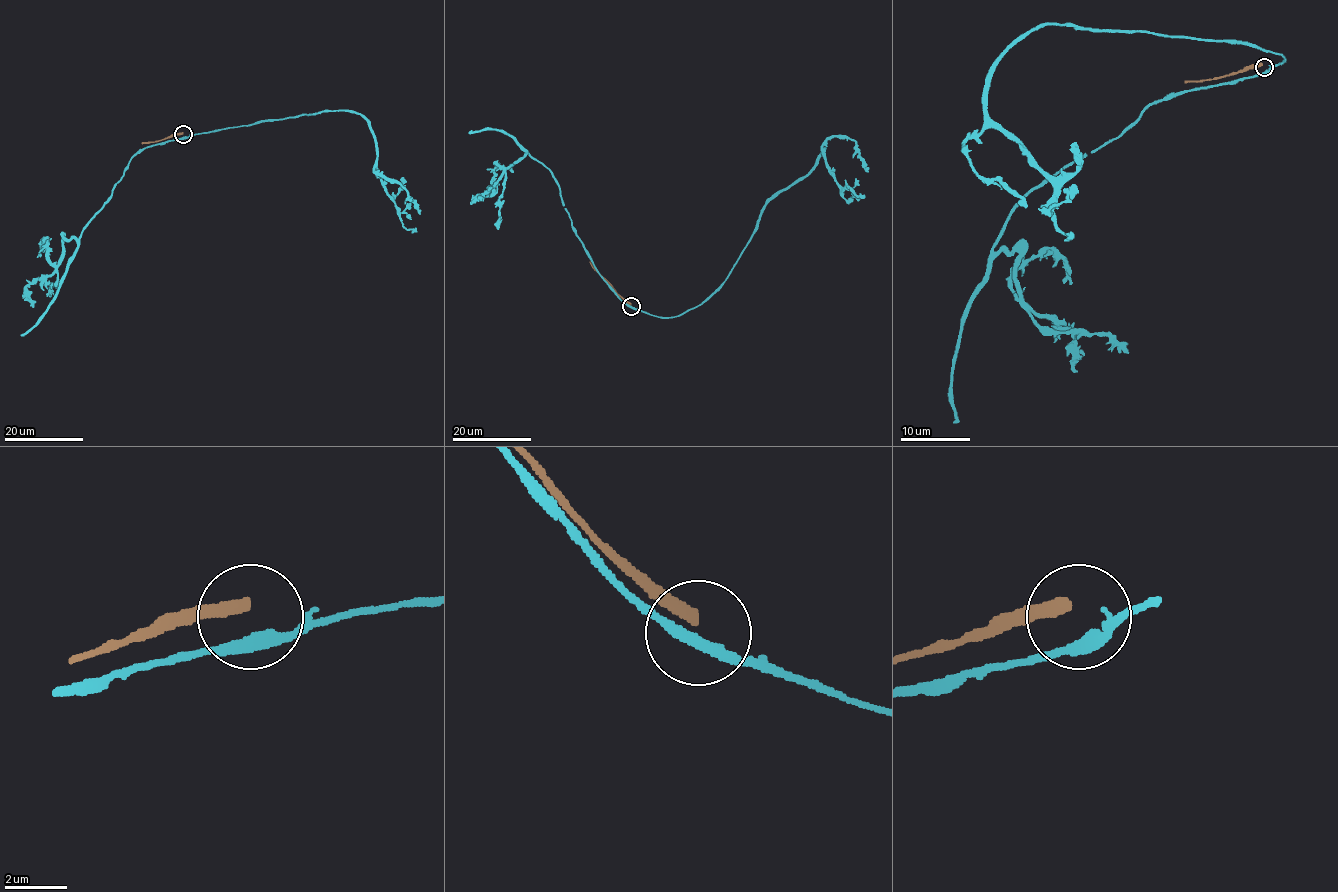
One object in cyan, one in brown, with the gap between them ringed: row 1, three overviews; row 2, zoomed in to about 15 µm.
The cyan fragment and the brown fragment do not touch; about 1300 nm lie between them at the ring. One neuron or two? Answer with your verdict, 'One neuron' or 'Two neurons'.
Two neurons

